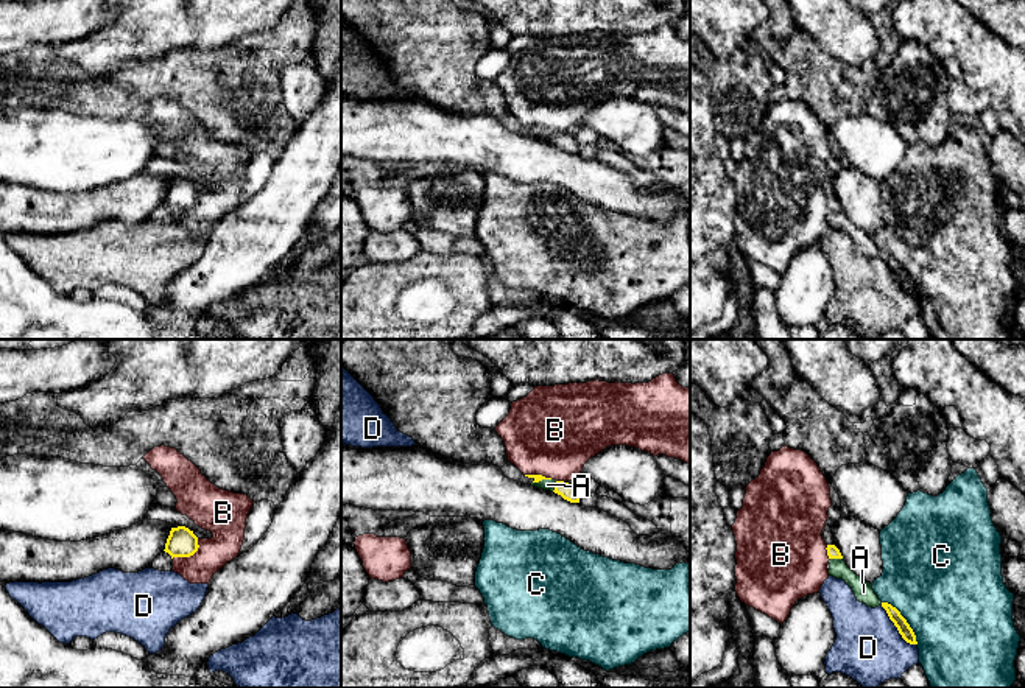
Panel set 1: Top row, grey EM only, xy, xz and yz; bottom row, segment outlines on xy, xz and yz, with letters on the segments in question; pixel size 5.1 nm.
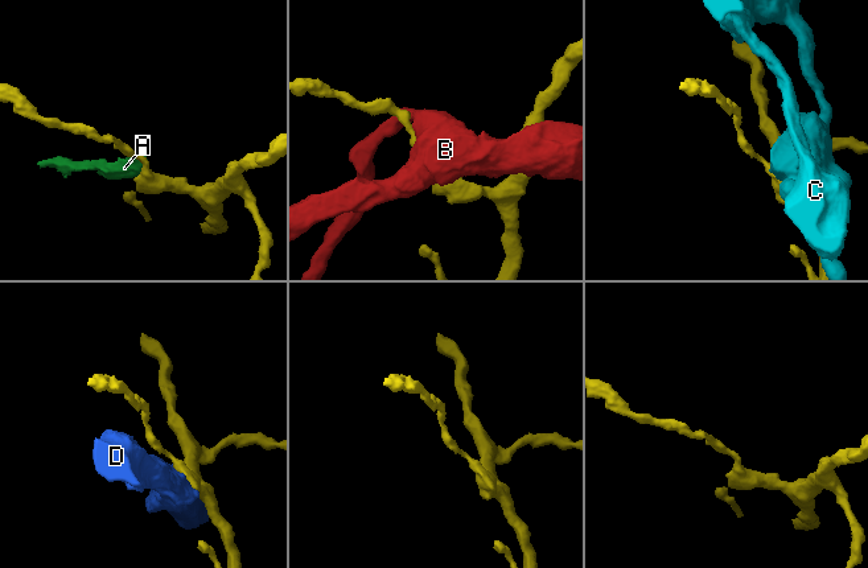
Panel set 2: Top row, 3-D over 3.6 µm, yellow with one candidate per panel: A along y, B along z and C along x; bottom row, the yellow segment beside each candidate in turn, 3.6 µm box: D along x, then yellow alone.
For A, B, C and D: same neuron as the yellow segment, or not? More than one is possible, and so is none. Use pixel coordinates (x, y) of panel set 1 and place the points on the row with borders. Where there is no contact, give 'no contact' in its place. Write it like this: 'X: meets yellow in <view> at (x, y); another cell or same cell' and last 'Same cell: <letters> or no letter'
A: meets yellow in yz at (837, 558); same cell
B: meets yellow in xy at (189, 556); another cell
C: meets yellow in yz at (905, 620); another cell
D: meets yellow in yz at (898, 629); another cell
Same cell: A

